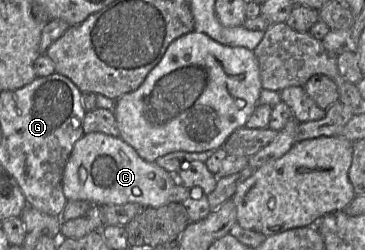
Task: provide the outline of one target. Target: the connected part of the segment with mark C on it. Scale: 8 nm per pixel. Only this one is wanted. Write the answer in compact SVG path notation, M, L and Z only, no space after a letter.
M103 133L84 134L75 143L64 169L62 184L68 201L84 200L98 206L137 203L144 208L157 208L170 203L170 193L176 185L168 171L155 162L143 160L135 149L120 137Z

